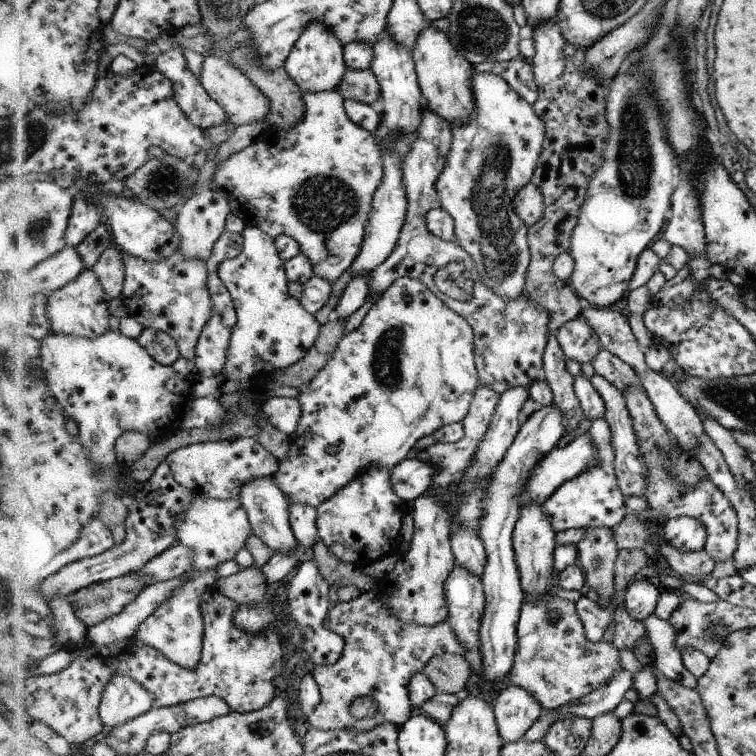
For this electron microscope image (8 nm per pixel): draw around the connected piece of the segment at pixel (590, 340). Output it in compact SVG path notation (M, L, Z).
M581 315L558 328L556 340L560 342L566 358L581 365L591 363L602 349L598 334Z

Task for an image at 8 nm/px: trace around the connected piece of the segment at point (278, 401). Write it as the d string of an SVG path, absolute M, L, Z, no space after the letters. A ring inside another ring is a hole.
M270 397L262 402L265 420L286 436L292 436L301 420L301 404L298 399L289 397Z

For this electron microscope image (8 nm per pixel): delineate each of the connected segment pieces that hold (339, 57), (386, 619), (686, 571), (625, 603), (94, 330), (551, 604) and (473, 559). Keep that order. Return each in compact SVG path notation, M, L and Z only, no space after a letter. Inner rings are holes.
M310 22L306 32L302 32L301 38L293 46L292 54L285 60L284 68L304 93L332 92L342 84L348 70L344 50L345 47L340 44L338 36L334 36L324 22Z
M377 582L357 598L348 602L338 601L329 608L323 625L344 640L344 648L338 662L309 666L309 673L316 681L321 696L320 703L306 720L310 726L326 731L352 730L360 734L386 722L400 728L415 711L409 698L410 678L416 672L423 672L426 663L434 656L444 653L464 655L464 646L454 628L450 628L448 620L434 626L401 621L385 608L382 598L388 592ZM362 696L370 696L378 710L372 716L356 720L350 714L350 706Z
M661 541L659 552L670 565L674 575L691 582L702 582L706 576L712 573L715 566L715 561L704 549L700 551L676 551L672 545Z
M655 580L636 581L622 594L622 606L634 621L644 623L655 609L660 597Z
M86 269L82 274L62 288L50 294L48 312L53 332L66 336L82 338L100 338L110 330L110 302L112 296L106 292L100 276L94 269Z
M525 594L517 636L516 663L509 672L506 683L530 692L543 710L564 708L567 703L589 695L616 672L624 669L618 649L604 640L598 643L589 642L577 616L575 604L559 597L538 597L534 600L532 596ZM549 610L560 613L558 621L549 620Z
M454 528L452 530L452 549L454 562L464 566L476 576L482 576L488 555L481 538L472 528Z

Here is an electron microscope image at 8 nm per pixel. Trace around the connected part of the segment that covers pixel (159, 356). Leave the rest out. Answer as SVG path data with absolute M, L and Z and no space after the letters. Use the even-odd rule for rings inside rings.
M154 327L146 328L138 340L160 364L172 366L182 357L178 342L163 330Z

